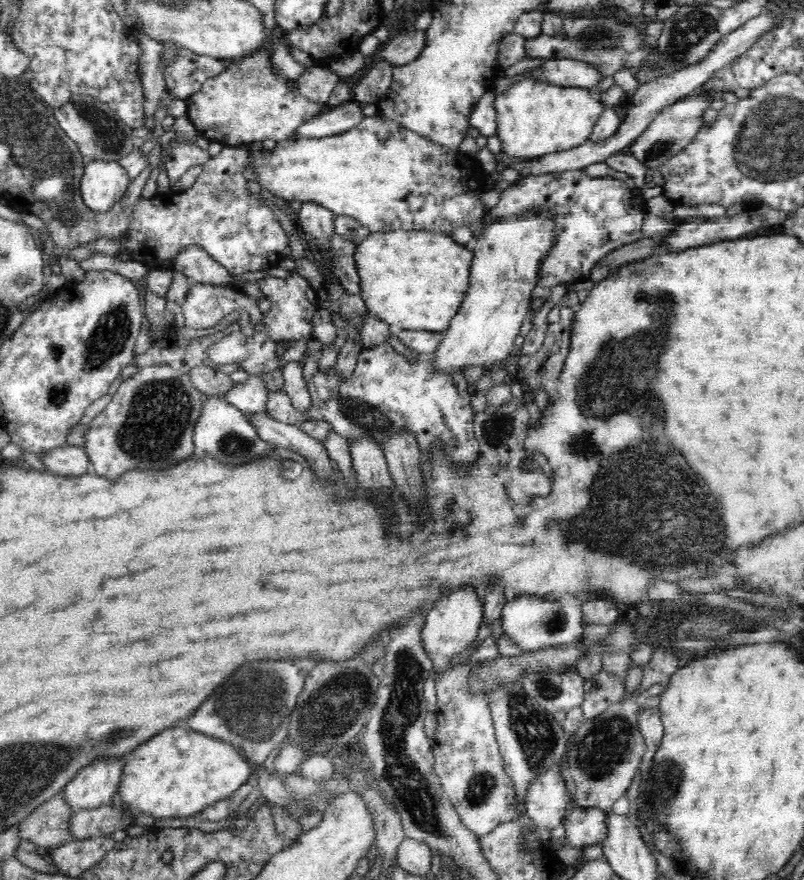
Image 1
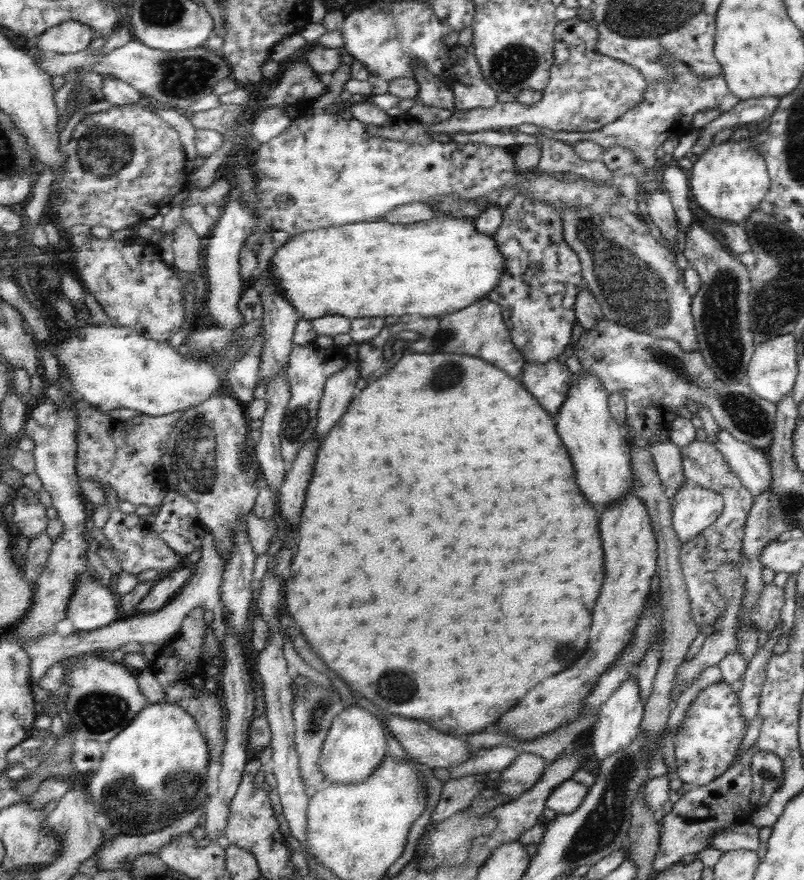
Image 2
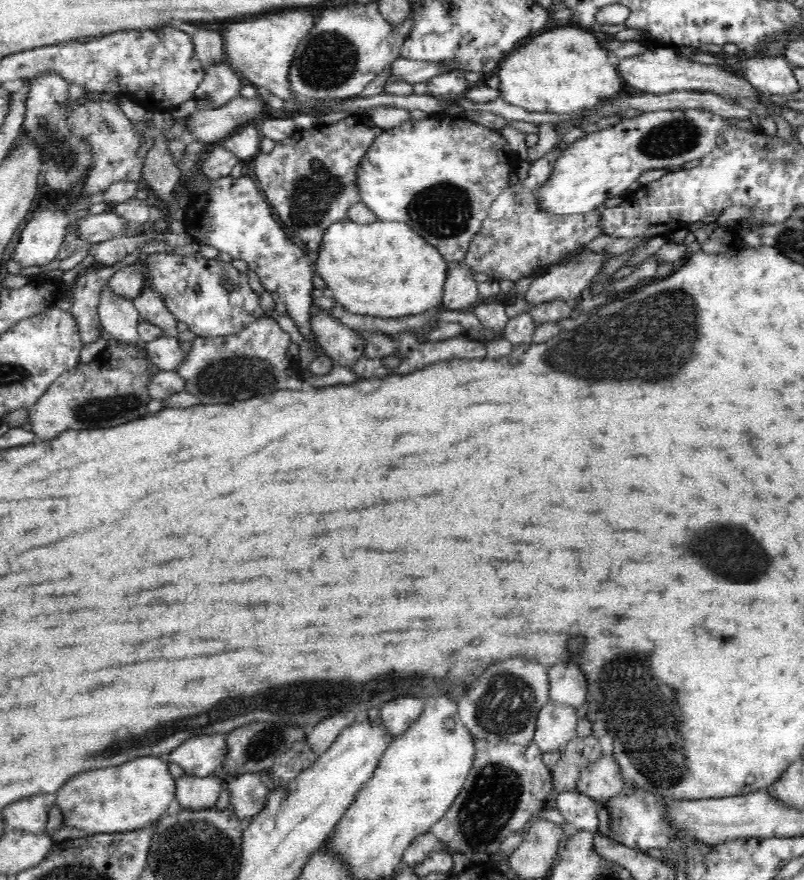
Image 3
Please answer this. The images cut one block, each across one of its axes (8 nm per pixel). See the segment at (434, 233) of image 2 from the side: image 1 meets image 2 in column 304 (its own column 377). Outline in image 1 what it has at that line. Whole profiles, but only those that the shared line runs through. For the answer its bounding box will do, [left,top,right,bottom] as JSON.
[356,230,476,334]

